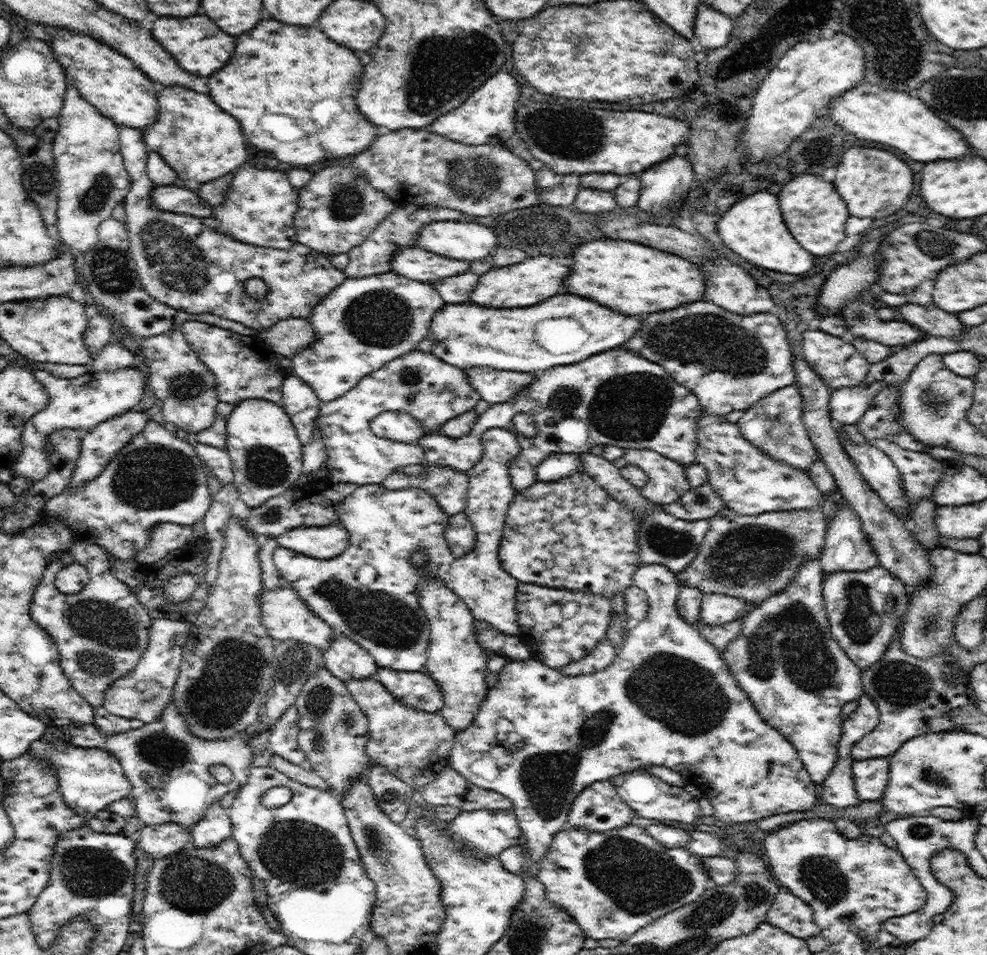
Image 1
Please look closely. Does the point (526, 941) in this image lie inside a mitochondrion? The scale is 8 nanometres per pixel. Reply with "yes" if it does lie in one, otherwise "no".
yes

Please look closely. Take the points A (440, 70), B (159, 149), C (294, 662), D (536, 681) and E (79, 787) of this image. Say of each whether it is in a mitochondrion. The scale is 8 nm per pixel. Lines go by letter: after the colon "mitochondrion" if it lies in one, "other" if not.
A: mitochondrion
B: other
C: mitochondrion
D: other
E: other

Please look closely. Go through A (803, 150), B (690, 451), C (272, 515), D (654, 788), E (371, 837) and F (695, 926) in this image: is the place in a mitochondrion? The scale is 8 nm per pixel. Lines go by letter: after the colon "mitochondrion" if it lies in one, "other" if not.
A: other
B: other
C: mitochondrion
D: other
E: mitochondrion
F: mitochondrion

